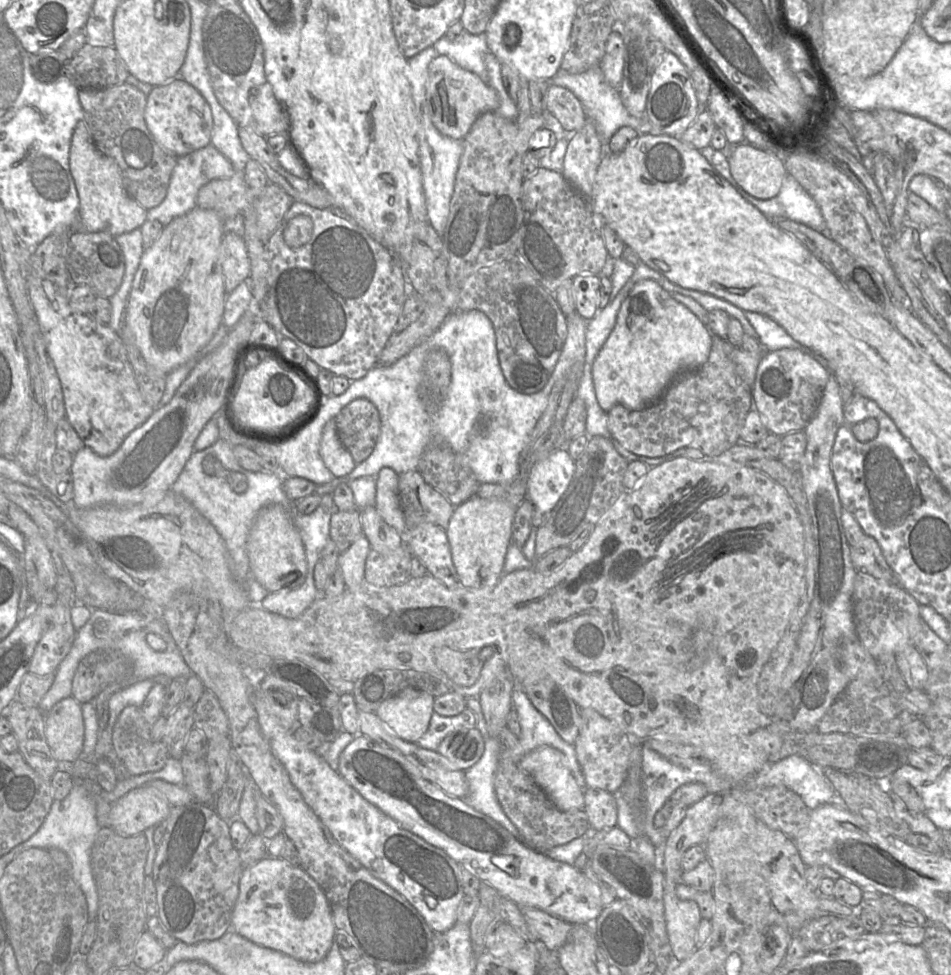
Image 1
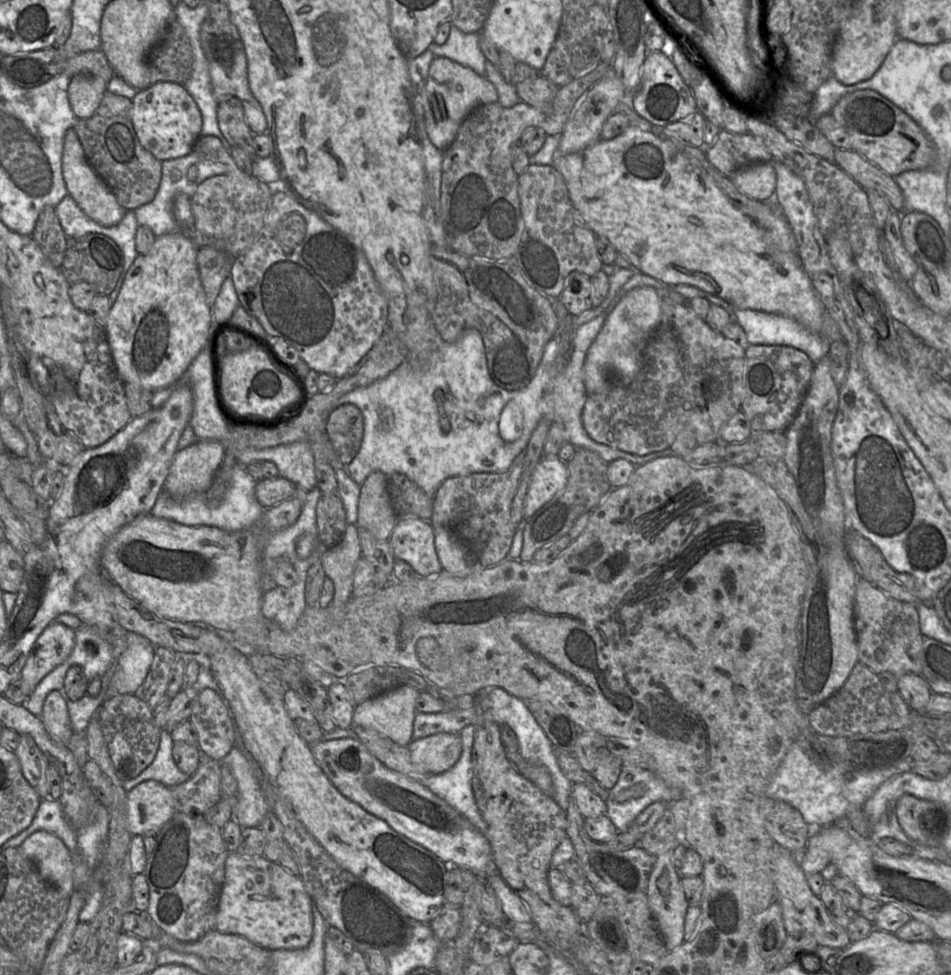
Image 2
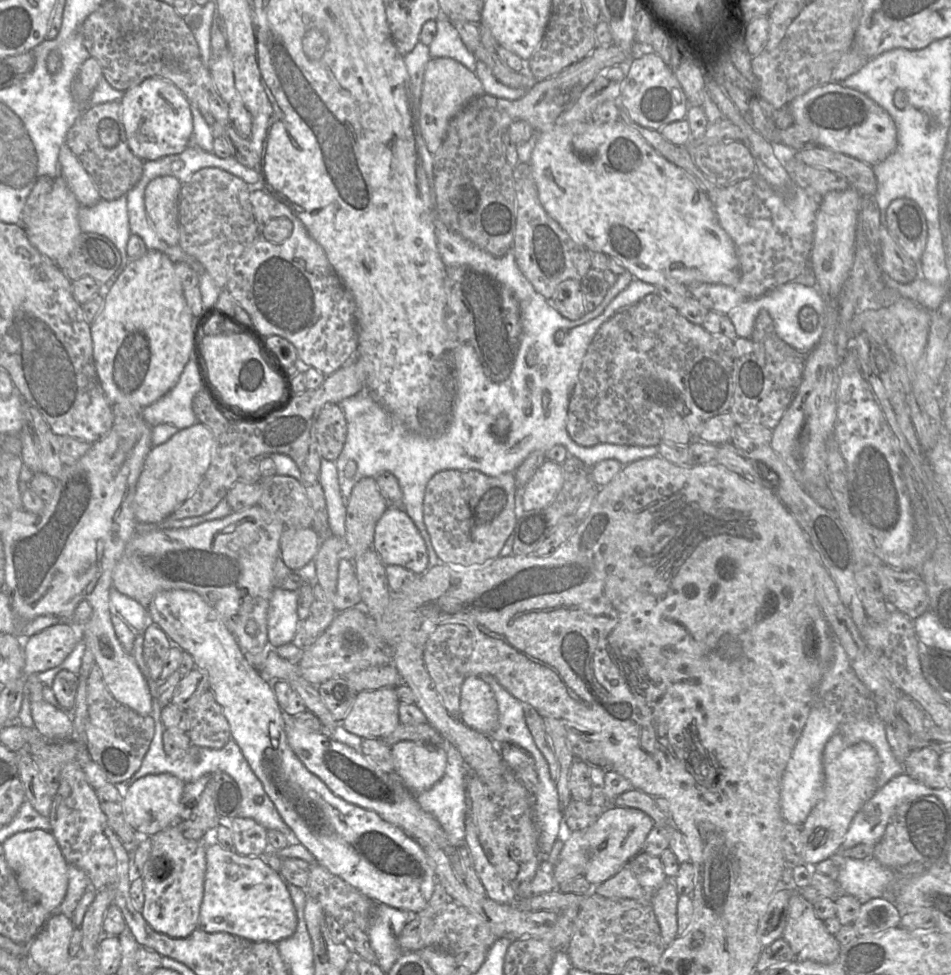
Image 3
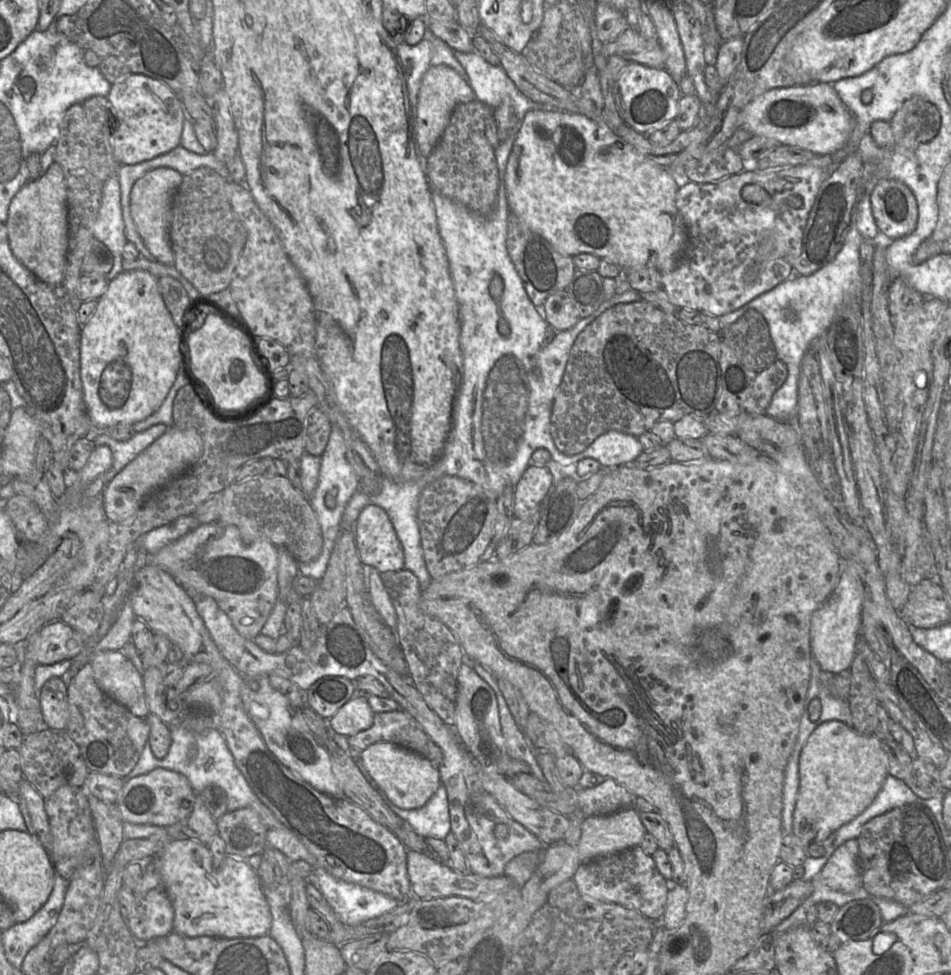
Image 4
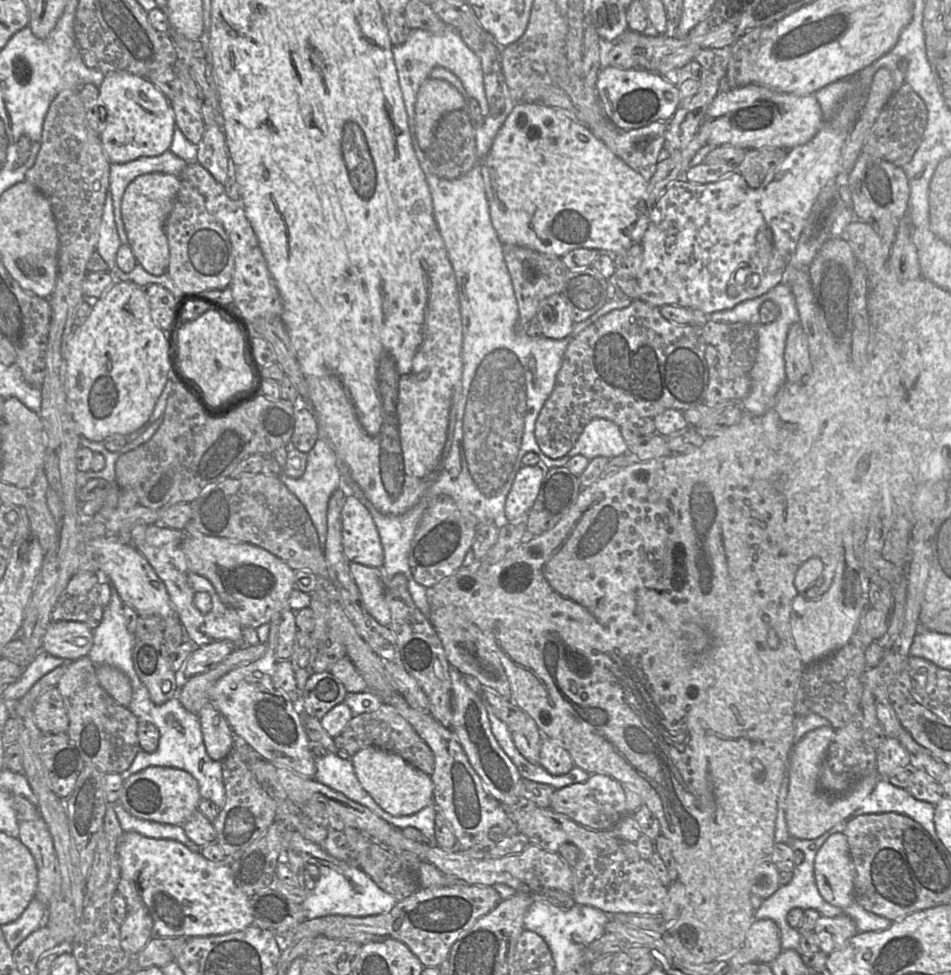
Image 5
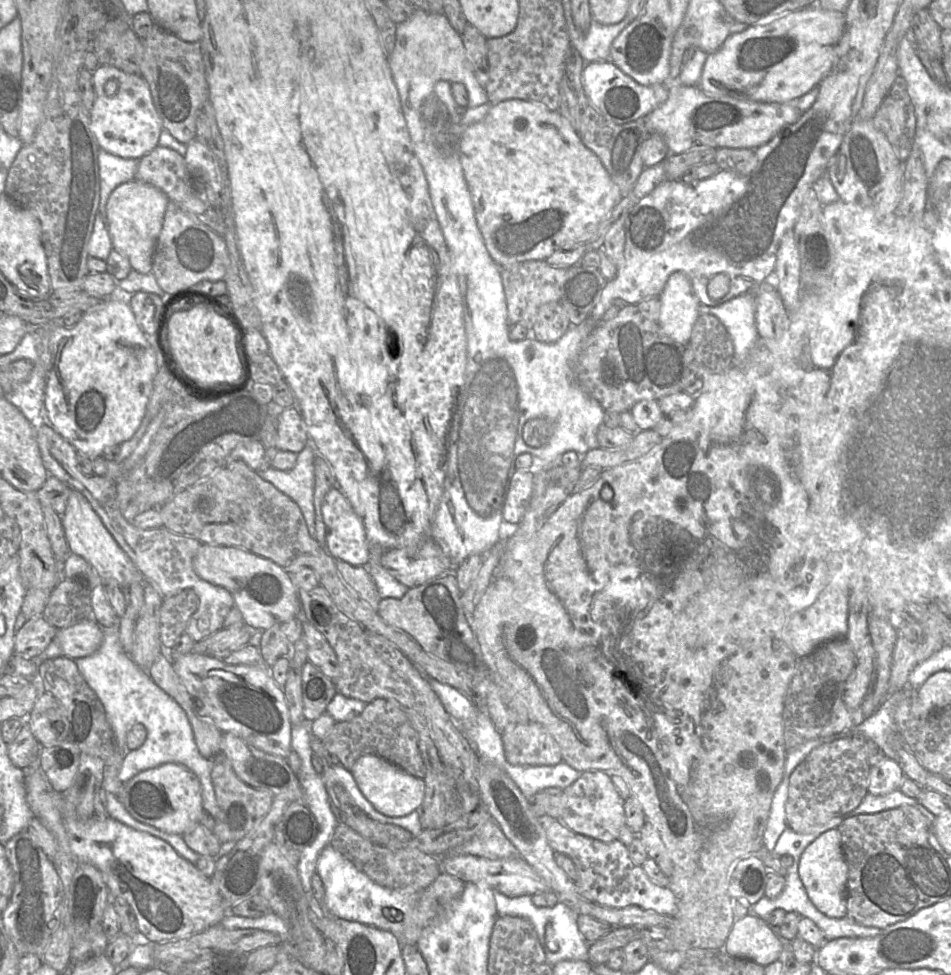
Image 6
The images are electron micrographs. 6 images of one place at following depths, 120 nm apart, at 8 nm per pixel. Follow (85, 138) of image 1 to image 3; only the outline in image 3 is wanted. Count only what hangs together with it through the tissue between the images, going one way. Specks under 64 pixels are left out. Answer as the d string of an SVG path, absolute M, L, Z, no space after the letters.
M66 143L60 149L59 164L61 177L75 195L78 203L84 207L95 206L101 200L99 192L89 174Z

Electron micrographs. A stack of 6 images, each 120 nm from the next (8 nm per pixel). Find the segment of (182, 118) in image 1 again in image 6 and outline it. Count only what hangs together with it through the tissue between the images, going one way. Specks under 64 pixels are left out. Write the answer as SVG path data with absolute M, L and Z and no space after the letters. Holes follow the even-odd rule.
M99 65L92 73L92 84L96 97L89 112L90 129L101 149L122 158L139 160L158 146L163 125L149 85L141 75L127 73L114 66ZM110 80L117 84L113 95L105 92L105 85Z

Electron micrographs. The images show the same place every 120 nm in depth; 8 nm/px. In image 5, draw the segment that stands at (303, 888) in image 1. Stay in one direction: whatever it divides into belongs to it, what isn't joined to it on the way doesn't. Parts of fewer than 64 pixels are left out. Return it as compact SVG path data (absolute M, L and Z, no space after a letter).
M124 832L118 846L121 878L128 880L141 898L152 921L152 935L158 938L205 937L241 931L253 925L250 897L234 882L226 860L211 862L200 852L193 852L184 844L168 839L147 838L135 832Z

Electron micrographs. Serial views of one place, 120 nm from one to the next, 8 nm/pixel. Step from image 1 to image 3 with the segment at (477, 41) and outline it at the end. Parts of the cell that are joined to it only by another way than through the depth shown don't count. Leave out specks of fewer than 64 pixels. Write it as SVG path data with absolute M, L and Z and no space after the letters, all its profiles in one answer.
M446 16L436 19L436 35L430 43L431 58L452 58L475 72L477 58L468 50L460 34Z

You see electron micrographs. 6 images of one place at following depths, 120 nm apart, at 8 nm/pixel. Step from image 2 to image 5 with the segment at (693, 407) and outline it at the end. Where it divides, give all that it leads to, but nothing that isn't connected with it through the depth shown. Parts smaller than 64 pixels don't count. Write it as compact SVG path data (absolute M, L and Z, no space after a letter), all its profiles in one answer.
M640 299L600 317L580 332L565 351L554 389L535 420L533 436L540 451L552 459L567 455L593 419L610 420L620 427L636 425L644 418L653 419L668 409L685 411L697 405L717 405L717 400L706 394L709 375L705 359L707 345L701 327L670 322L662 316L659 307Z

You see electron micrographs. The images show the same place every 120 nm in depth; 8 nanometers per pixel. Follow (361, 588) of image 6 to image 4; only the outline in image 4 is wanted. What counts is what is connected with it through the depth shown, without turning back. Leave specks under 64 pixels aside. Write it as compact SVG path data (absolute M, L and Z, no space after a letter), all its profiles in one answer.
M364 567L364 576L366 577L367 591L375 610L387 627L395 629L396 611L385 588L381 574L372 567Z

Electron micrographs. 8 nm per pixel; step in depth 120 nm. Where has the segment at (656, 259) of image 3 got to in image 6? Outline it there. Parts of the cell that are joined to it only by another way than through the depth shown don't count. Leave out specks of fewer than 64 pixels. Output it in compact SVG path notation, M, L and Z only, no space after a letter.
M508 99L492 104L487 115L481 121L464 130L457 143L457 150L471 194L478 228L489 255L499 267L522 261L546 260L562 245L580 245L594 239L600 224L609 218L613 208L622 199L618 186L612 181L600 159L584 146L570 122L559 111L549 110L538 102Z

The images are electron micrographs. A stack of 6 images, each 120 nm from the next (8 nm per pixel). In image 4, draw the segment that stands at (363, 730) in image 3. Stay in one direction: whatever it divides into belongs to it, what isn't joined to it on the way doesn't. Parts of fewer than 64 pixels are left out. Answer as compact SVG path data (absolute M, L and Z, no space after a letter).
M356 691L355 697L328 720L334 732L343 736L353 736L372 726L375 713L368 704L367 696Z

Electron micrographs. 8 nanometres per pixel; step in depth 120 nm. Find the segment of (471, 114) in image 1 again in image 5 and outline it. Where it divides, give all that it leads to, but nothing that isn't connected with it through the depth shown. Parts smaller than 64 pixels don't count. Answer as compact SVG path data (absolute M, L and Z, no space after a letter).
M429 77L421 86L415 114L415 141L427 151L432 143L436 127L449 112L466 107L466 99L445 80Z

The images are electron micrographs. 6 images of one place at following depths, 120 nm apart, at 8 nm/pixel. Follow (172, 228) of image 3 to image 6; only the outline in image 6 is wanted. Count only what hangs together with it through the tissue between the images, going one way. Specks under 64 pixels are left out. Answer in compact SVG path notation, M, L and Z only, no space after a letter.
M137 179L122 183L109 196L105 221L112 247L126 256L132 269L140 273L152 272L153 254L169 202L160 189Z

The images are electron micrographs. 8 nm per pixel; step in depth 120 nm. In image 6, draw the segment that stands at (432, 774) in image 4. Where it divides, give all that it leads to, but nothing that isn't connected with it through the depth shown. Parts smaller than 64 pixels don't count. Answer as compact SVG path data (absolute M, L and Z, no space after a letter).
M377 755L361 756L351 771L363 795L377 811L384 815L405 816L418 811L423 803L425 795L423 778L414 777Z

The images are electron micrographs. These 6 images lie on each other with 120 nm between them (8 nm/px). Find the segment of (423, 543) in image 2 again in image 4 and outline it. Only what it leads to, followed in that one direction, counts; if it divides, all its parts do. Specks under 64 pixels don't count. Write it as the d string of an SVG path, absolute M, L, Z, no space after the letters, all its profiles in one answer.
M369 504L354 525L354 538L358 556L365 567L372 567L380 574L404 569L404 553L401 543L387 513L379 506Z

